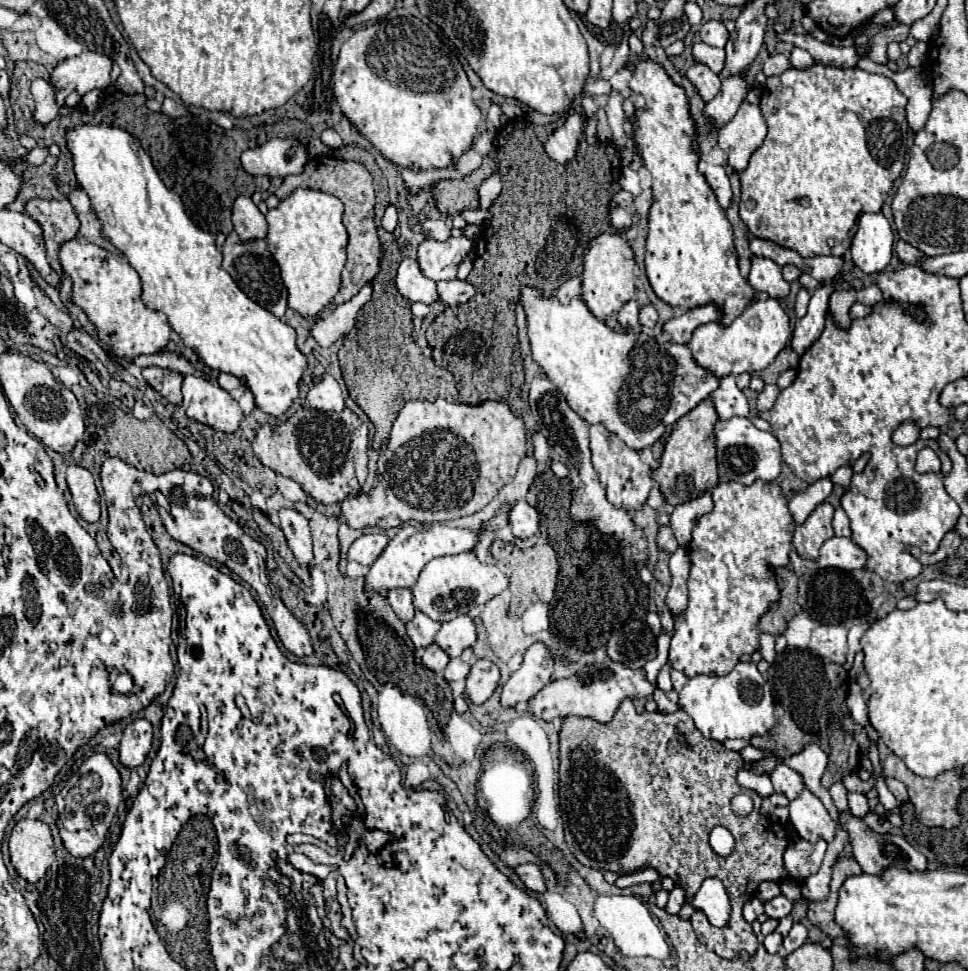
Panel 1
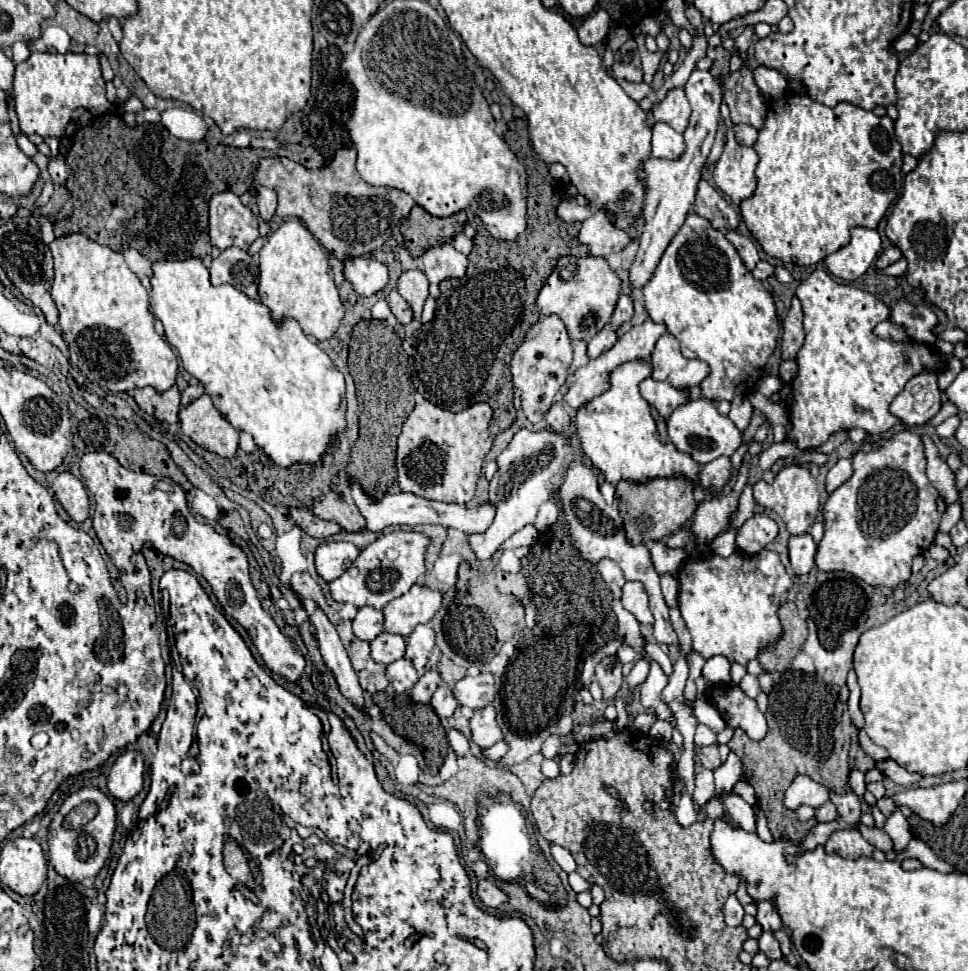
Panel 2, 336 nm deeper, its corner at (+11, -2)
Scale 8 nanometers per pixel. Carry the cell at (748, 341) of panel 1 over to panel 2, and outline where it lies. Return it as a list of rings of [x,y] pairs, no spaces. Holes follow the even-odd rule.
[[[668,332],[658,338],[650,364],[654,380],[666,382],[680,390],[698,386],[708,374],[708,364],[702,360],[684,358],[680,352],[680,342],[676,342],[676,338]]]

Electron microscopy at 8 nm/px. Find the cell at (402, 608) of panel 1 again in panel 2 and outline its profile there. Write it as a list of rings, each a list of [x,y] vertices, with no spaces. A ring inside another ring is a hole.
[[[370,606],[360,608],[356,618],[352,620],[352,632],[360,640],[372,642],[382,630],[384,630],[384,616],[380,610],[372,610]]]

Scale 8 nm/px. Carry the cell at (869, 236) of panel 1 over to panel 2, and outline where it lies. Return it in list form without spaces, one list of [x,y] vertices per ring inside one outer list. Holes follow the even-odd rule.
[[[852,228],[850,234],[852,234],[850,244],[842,246],[824,260],[830,274],[848,282],[860,278],[874,264],[882,248],[882,240],[876,230]]]

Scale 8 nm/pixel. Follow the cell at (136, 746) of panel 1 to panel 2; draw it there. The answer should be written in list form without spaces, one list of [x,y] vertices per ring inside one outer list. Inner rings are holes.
[[[126,750],[110,768],[108,790],[116,800],[128,802],[142,790],[142,786],[144,786],[142,754],[136,750]]]

